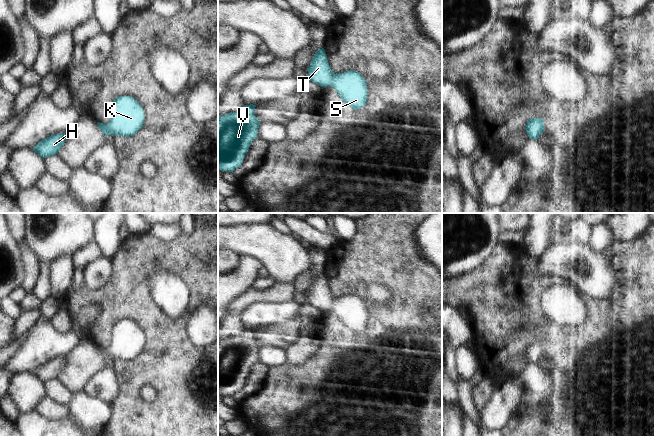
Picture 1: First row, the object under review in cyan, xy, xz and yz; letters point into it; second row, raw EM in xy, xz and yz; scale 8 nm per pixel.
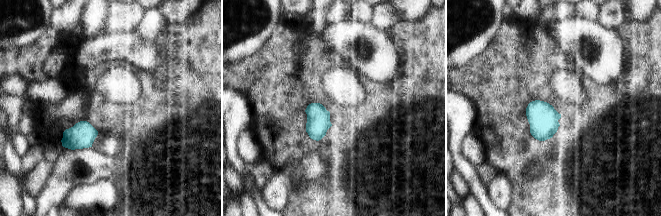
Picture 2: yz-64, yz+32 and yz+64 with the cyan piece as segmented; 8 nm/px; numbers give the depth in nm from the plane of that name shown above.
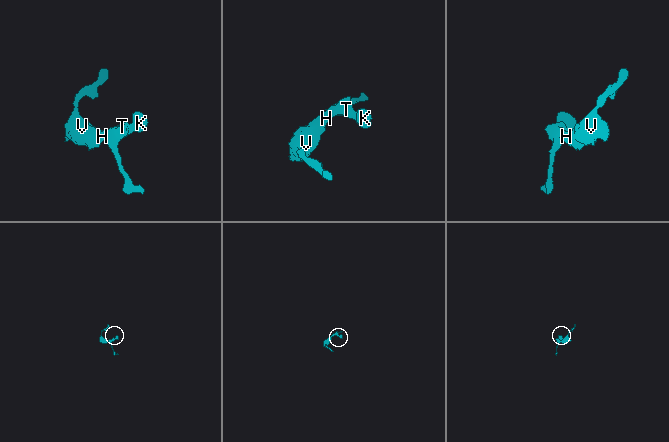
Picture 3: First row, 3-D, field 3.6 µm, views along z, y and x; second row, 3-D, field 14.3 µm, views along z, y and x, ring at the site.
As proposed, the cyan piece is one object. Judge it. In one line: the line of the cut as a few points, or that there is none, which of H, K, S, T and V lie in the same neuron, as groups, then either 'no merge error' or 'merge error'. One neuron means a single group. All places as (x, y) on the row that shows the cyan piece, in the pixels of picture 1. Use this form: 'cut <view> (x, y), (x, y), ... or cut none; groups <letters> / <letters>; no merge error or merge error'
cut none; groups H K S T V; no merge error

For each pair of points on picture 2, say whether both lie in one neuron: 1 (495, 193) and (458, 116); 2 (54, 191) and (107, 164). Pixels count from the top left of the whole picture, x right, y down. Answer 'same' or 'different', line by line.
1: different
2: same

